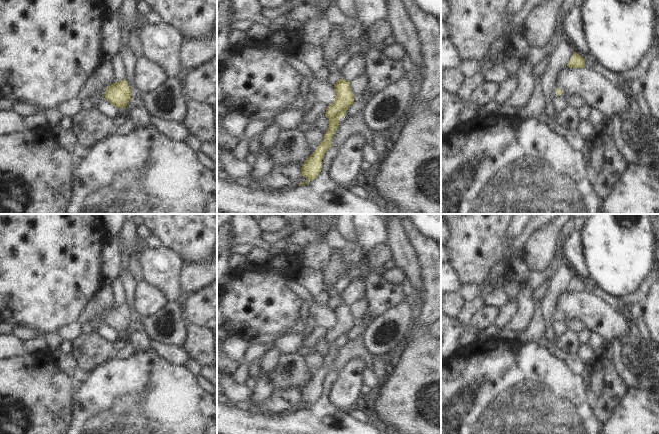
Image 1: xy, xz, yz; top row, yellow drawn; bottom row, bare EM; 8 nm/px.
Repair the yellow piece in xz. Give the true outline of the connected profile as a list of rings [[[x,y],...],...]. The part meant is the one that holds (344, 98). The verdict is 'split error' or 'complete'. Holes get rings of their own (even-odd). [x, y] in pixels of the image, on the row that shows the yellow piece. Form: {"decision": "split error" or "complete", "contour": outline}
{"decision": "complete", "contour": [[[341,78],[334,84],[334,101],[326,108],[325,116],[329,119],[329,127],[324,134],[323,141],[316,150],[304,161],[301,167],[300,176],[304,176],[307,181],[299,183],[299,186],[306,185],[314,180],[322,169],[322,160],[326,151],[331,147],[331,140],[339,126],[339,119],[345,116],[346,111],[354,102],[354,94],[350,89],[350,82]]]}

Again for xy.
{"decision": "complete", "contour": [[[124,79],[107,86],[104,96],[117,109],[126,108],[131,100],[131,89],[126,79]]]}

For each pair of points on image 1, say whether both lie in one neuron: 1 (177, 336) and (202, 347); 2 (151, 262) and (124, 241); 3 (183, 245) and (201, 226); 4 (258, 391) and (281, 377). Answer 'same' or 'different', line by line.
1: different
2: same
3: same
4: different

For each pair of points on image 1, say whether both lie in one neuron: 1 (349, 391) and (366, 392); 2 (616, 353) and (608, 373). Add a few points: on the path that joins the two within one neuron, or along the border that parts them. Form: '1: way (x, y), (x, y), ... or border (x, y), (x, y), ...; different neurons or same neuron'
1: border (363, 385), (360, 389), (361, 395); different neurons
2: border (606, 350), (614, 365), (614, 370), (624, 382); different neurons

